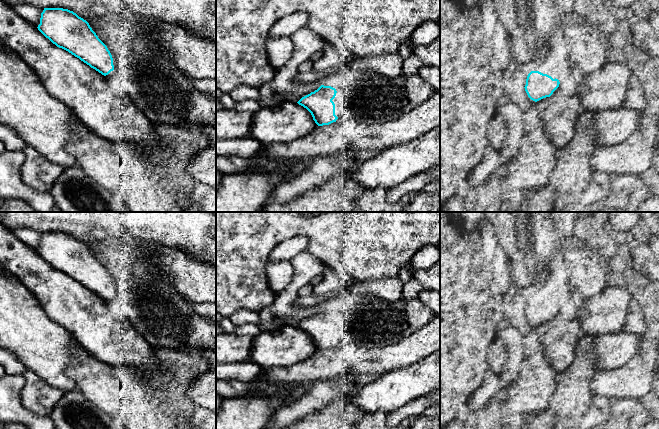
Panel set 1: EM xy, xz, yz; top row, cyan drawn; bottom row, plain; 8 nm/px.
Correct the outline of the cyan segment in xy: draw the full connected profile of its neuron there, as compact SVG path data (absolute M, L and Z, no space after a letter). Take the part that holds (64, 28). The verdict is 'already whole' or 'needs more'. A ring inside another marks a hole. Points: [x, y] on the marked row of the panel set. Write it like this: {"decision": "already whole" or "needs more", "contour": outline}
{"decision": "already whole", "contour": "M44 8L38 30L57 47L62 48L106 76L114 70L107 46L89 23L73 11Z"}

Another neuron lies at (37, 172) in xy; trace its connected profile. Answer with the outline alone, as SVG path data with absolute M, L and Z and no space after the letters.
M26 146L21 167L21 178L29 187L39 191L50 191L65 167L52 163L31 146Z

